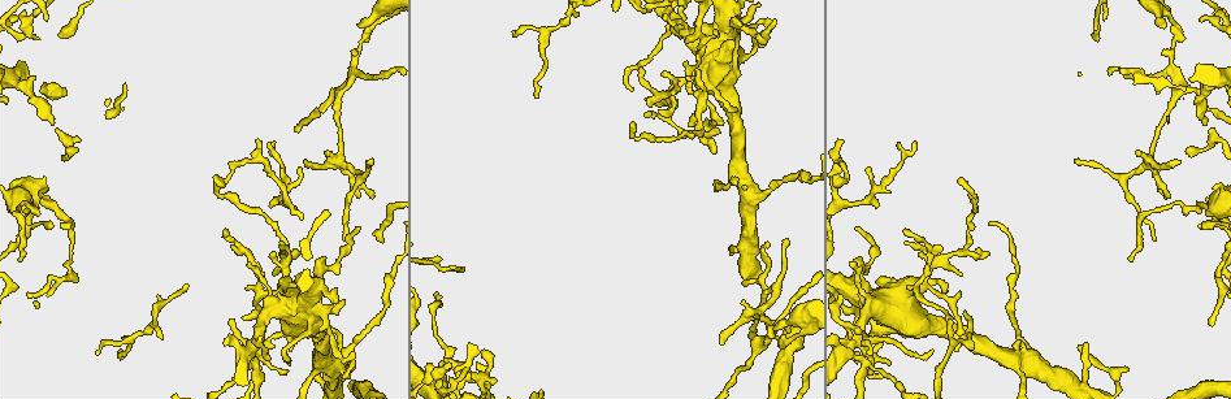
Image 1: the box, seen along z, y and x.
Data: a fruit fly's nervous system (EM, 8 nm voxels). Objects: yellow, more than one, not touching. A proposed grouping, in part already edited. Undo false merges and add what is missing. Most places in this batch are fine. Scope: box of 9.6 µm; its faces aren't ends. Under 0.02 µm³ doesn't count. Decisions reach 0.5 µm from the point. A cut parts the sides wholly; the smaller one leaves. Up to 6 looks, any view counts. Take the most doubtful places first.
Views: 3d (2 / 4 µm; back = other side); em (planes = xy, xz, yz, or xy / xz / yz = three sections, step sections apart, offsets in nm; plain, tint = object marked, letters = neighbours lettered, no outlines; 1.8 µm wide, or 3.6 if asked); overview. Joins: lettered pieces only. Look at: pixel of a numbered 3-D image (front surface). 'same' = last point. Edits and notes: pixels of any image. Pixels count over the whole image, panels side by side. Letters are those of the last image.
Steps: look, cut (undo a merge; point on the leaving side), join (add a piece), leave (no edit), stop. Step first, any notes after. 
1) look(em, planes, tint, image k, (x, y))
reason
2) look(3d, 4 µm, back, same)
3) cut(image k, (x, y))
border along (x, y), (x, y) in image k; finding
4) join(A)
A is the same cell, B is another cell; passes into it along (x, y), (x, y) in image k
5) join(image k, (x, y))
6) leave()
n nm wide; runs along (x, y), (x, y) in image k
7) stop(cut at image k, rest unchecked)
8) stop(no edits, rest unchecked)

look(3d, 2 µm, image 1, (52, 123))
free end

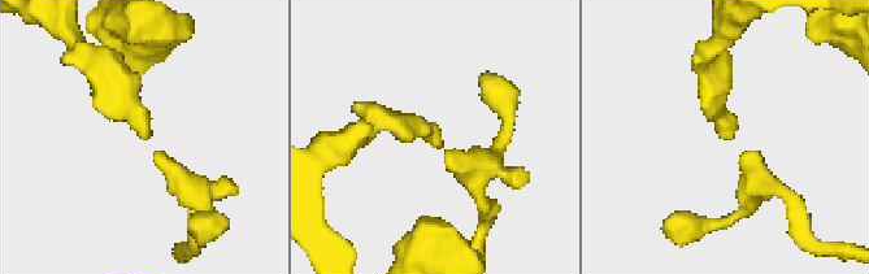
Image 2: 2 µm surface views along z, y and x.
look(em, yz, step 4, tint, image 2, (151, 135))
shape alone is not enough

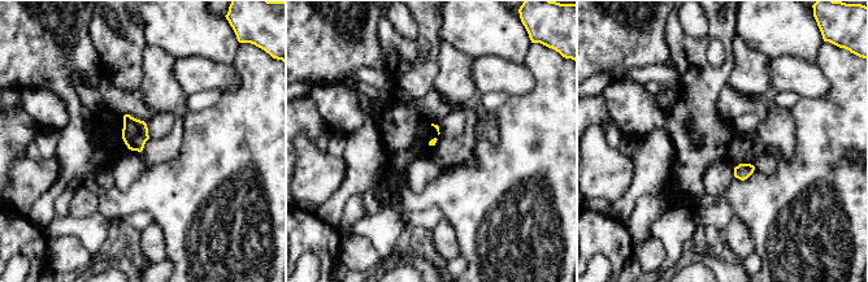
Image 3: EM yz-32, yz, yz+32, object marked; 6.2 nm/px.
look(em, planes, letters, same)
cut it another way

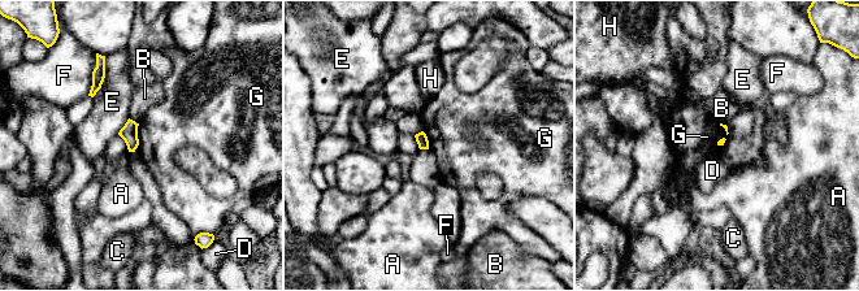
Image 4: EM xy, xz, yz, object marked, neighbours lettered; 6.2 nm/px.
leave()
A, B, C, D, E, F, G and H are other cells; border along (139, 124), (138, 147), (134, 151) in image 4; no lettered piece goes on from it

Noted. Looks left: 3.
look(3d, 4 µm, back, image 1, (1151, 157))
a fork

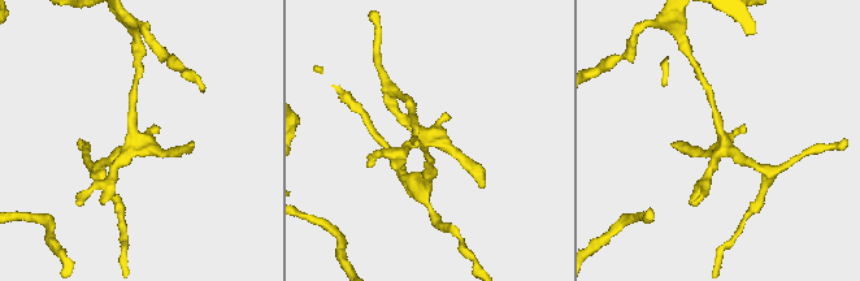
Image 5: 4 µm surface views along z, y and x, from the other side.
look(em, xz, step 4, plain, image 5, (723, 134))

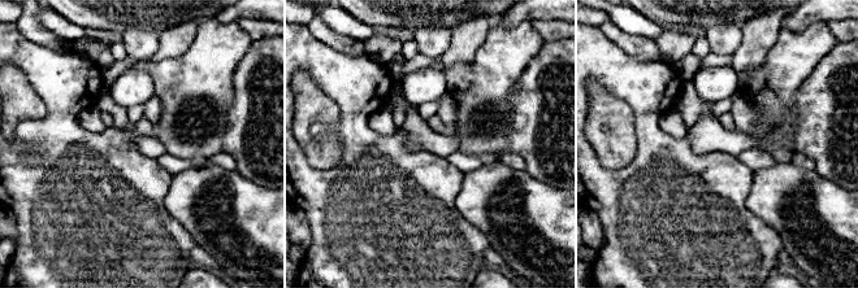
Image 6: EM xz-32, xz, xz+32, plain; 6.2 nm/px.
look(em, xz, step 4, letters, same)

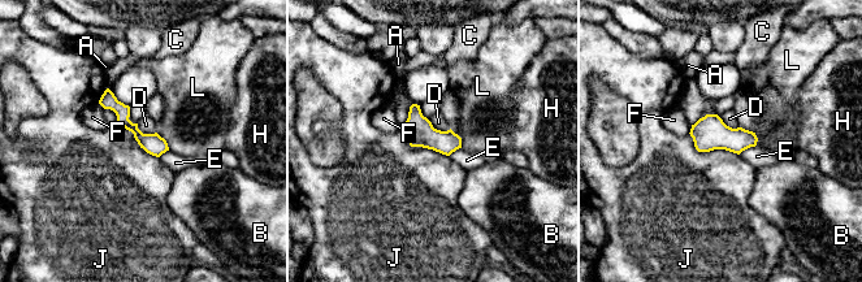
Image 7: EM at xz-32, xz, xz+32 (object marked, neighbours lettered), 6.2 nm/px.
leave()
130 nm wide; A, B, C, D, E, F, H, J and L are other cells; border along (689, 133), (698, 151), (739, 155) in image 7; all the same neuron

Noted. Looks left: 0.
stop(no edits, rest unchecked)

